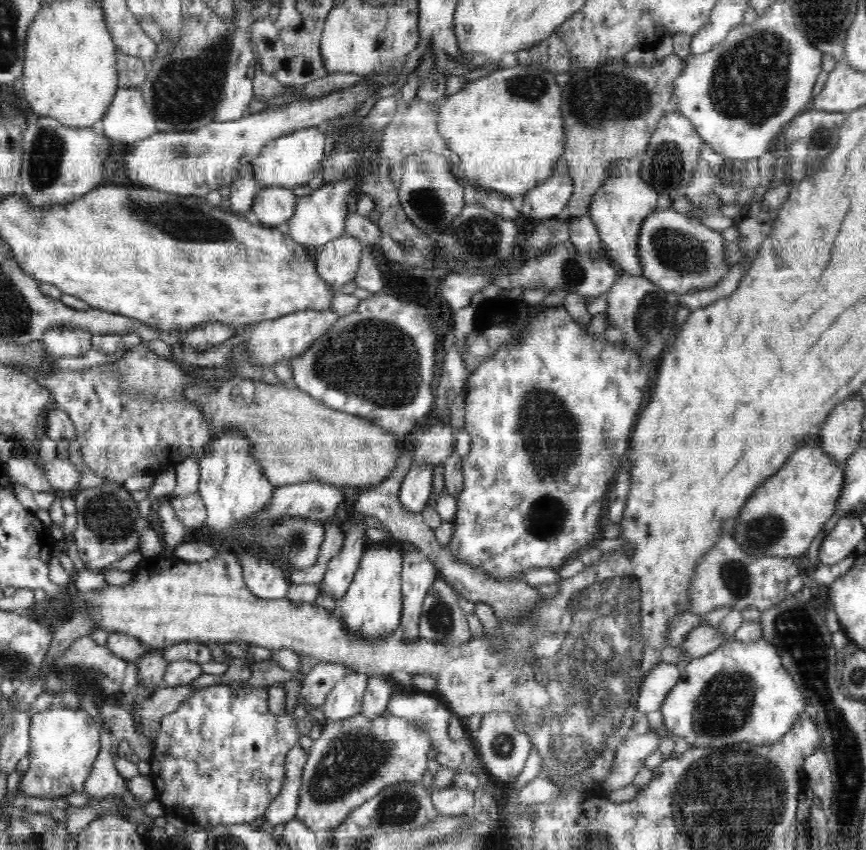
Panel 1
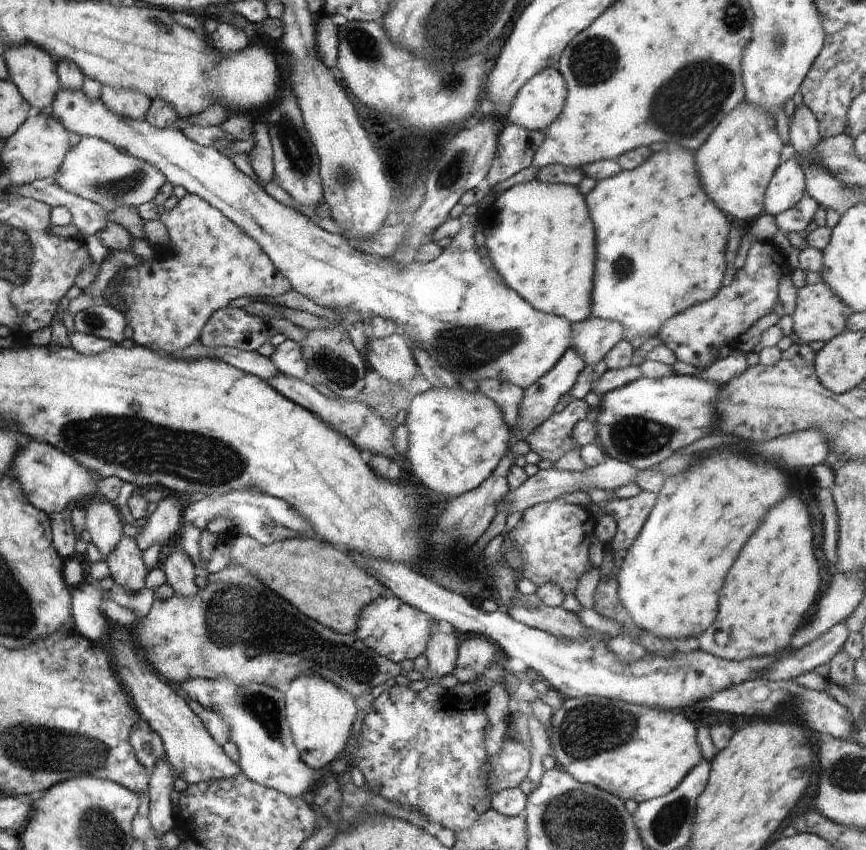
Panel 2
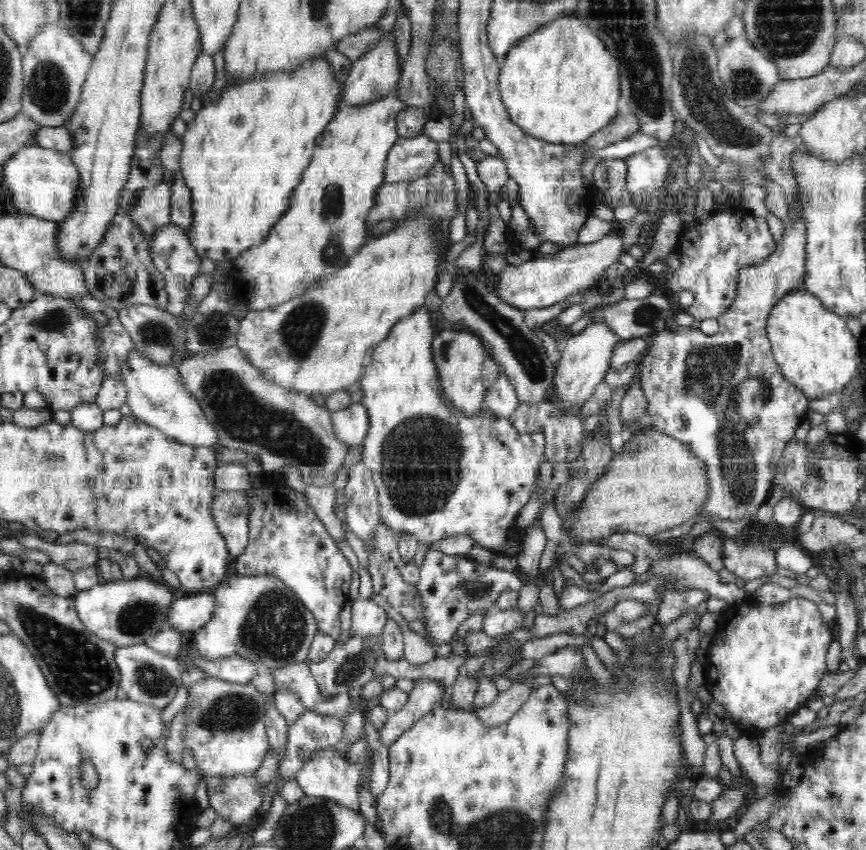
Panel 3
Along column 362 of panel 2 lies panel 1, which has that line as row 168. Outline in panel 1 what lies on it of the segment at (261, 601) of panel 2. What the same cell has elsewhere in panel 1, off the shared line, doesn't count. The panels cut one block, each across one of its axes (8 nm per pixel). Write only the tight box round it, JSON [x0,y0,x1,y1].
[640,111,702,199]

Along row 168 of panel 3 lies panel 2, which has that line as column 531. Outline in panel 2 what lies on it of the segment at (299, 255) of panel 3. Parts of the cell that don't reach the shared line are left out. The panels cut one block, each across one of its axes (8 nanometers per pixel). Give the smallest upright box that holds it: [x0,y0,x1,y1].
[51,86,573,390]

